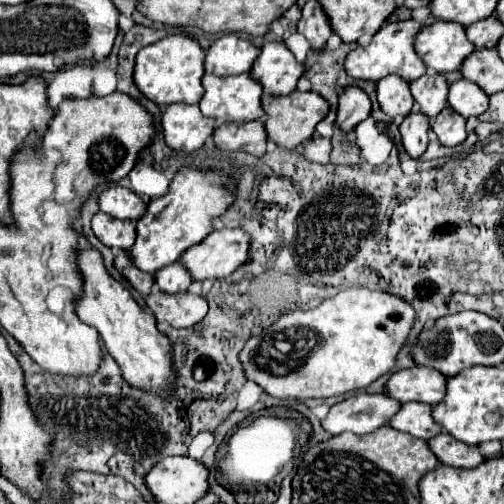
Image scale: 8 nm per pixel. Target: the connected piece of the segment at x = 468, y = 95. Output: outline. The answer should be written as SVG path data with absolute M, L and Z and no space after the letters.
M462 78L450 86L448 104L452 106L454 112L462 114L464 118L470 118L470 116L480 116L482 112L486 112L488 96L484 94L484 90L480 90L480 86Z

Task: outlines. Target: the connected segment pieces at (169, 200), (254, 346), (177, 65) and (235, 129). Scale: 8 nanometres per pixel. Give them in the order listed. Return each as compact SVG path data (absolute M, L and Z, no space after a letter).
M182 168L172 184L170 192L148 204L148 214L136 224L136 242L130 248L130 258L136 268L148 274L176 262L184 250L202 242L210 234L212 220L218 218L230 204L232 192L226 186L226 178L218 172L202 172L196 168Z
M348 288L336 296L324 300L314 310L292 310L286 312L270 328L258 330L250 336L240 360L248 380L254 380L274 398L328 398L342 396L354 390L364 390L380 376L390 372L396 364L396 356L408 342L416 318L416 310L396 294L368 290L368 288Z
M168 36L150 46L144 46L136 56L134 84L150 102L166 108L176 102L198 104L204 90L200 78L204 74L204 52L198 42L186 36Z
M262 120L248 124L220 124L214 130L214 144L228 152L248 152L262 156L266 152L266 134Z

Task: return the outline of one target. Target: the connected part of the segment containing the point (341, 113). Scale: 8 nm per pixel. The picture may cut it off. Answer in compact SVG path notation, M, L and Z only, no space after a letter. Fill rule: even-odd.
M356 86L344 88L338 100L338 112L336 112L336 126L342 132L354 130L362 120L370 116L370 98L364 90Z

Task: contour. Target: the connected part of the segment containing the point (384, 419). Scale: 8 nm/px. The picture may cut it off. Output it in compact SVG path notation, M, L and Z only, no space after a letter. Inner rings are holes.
M386 392L380 394L354 394L332 406L322 426L330 434L368 434L384 424L390 424L392 416L400 410L400 402Z

